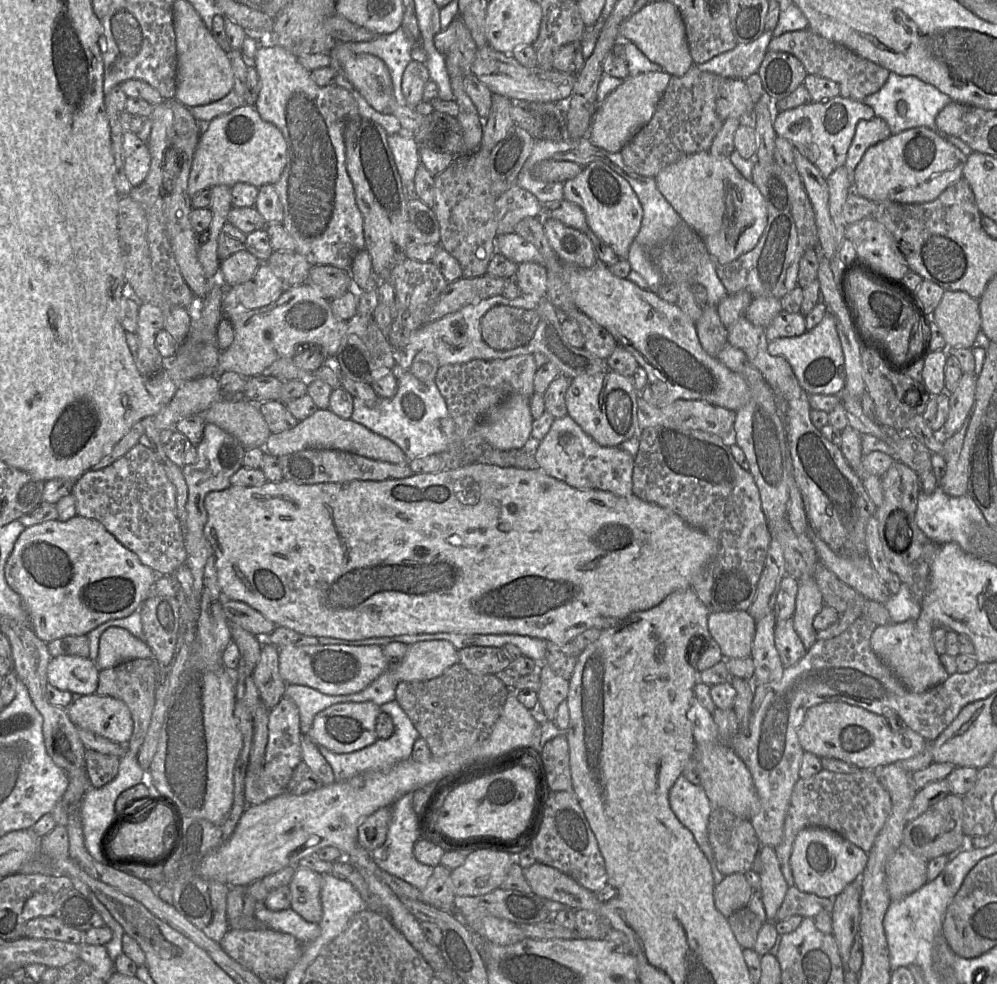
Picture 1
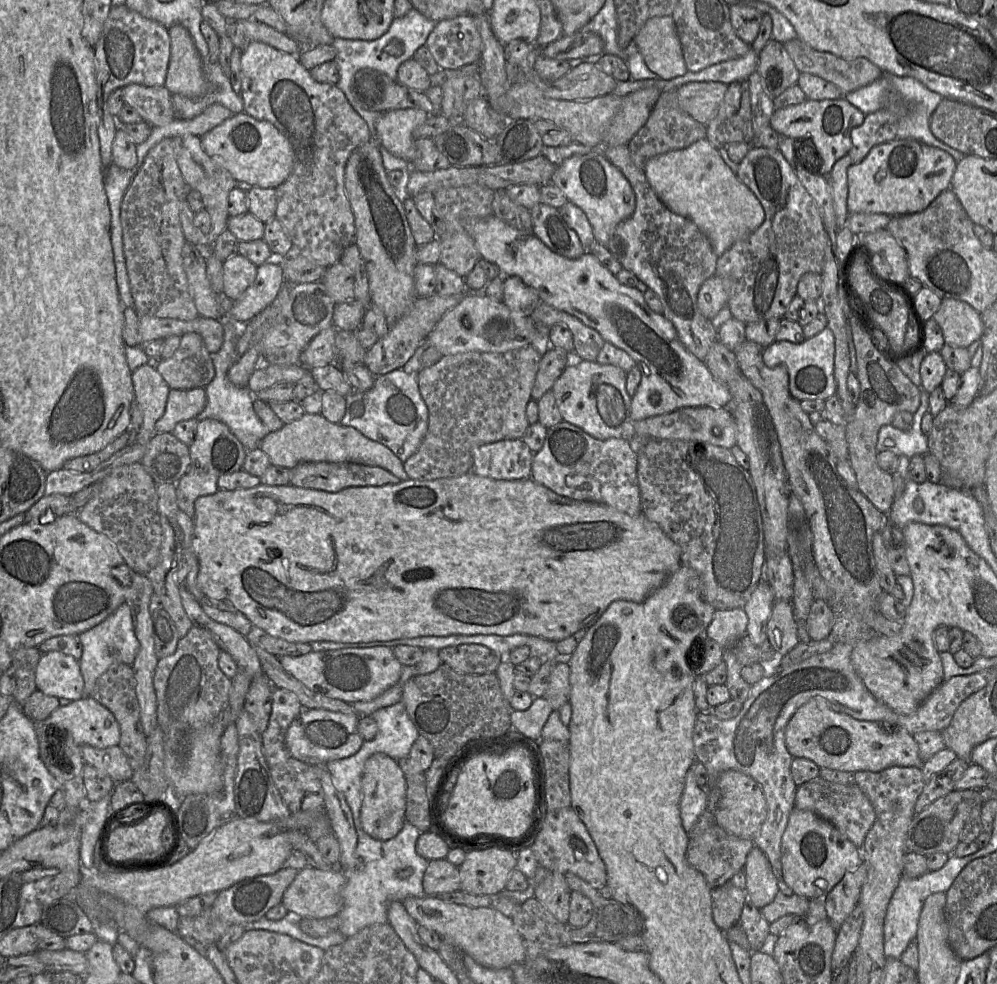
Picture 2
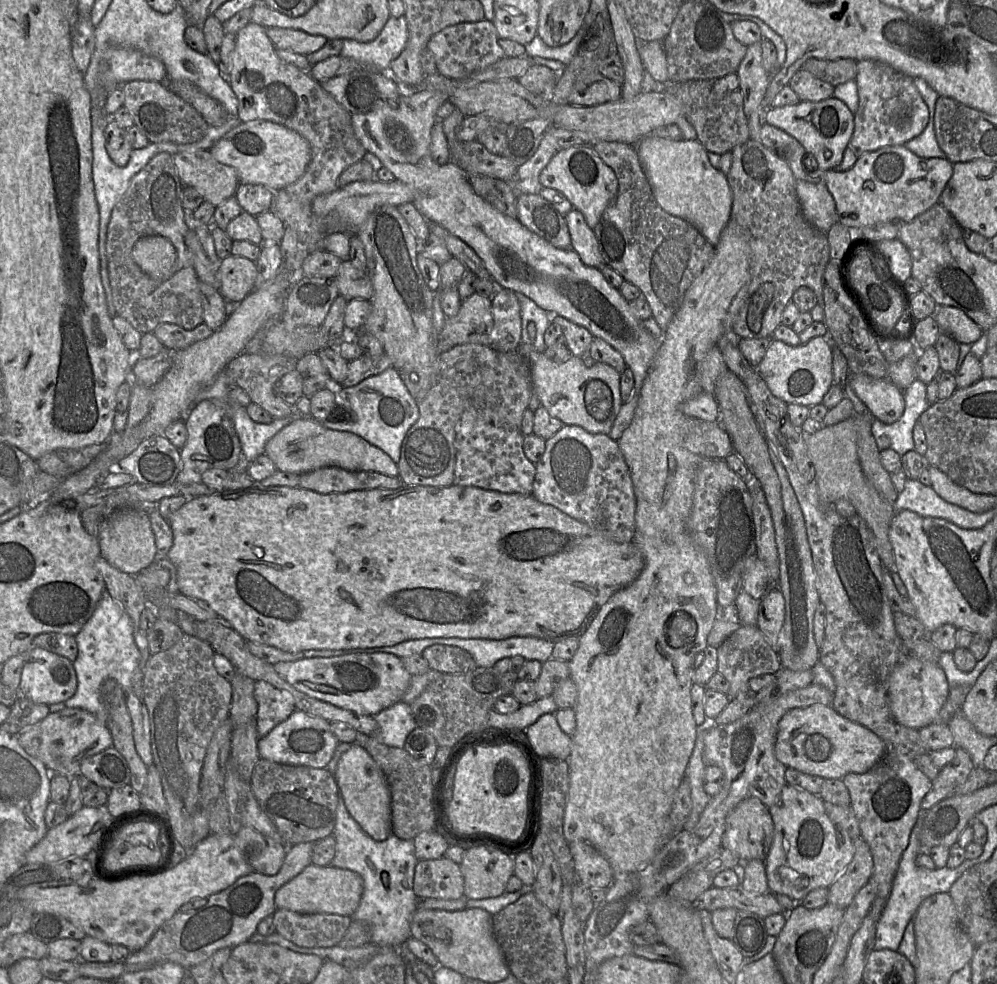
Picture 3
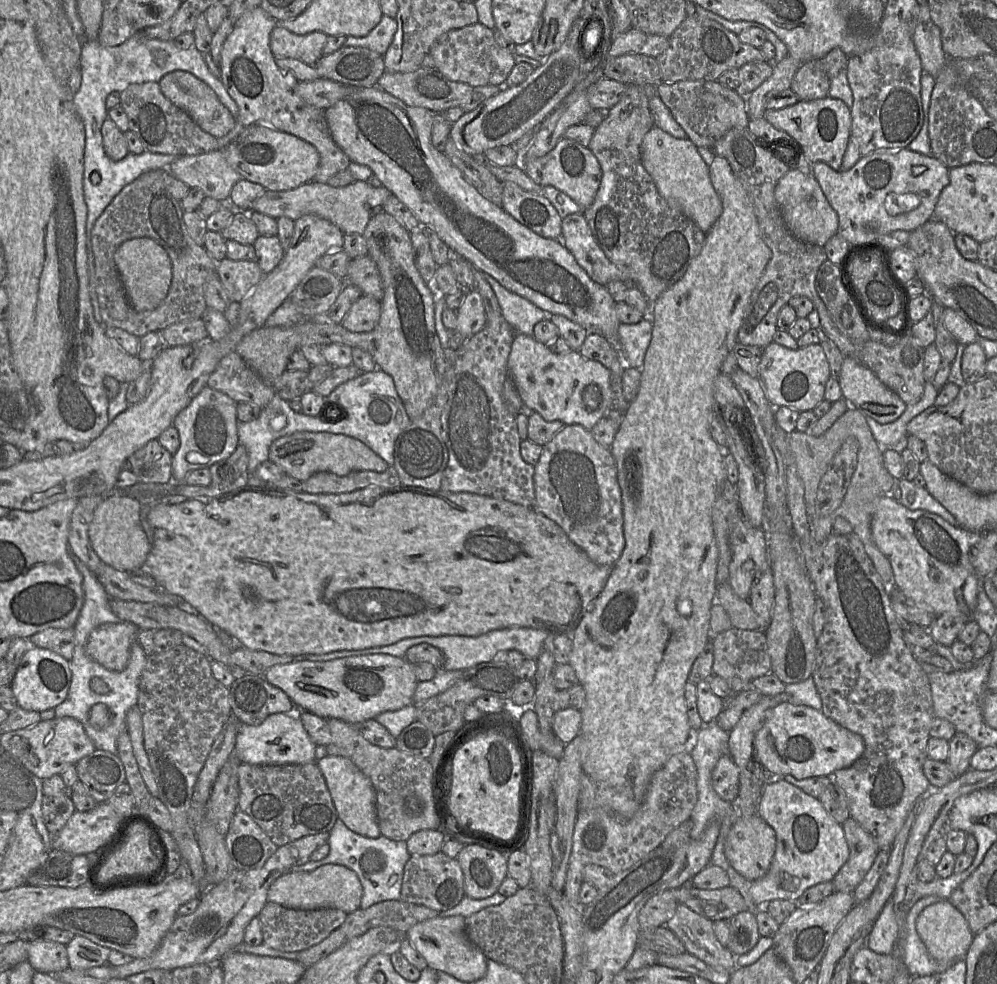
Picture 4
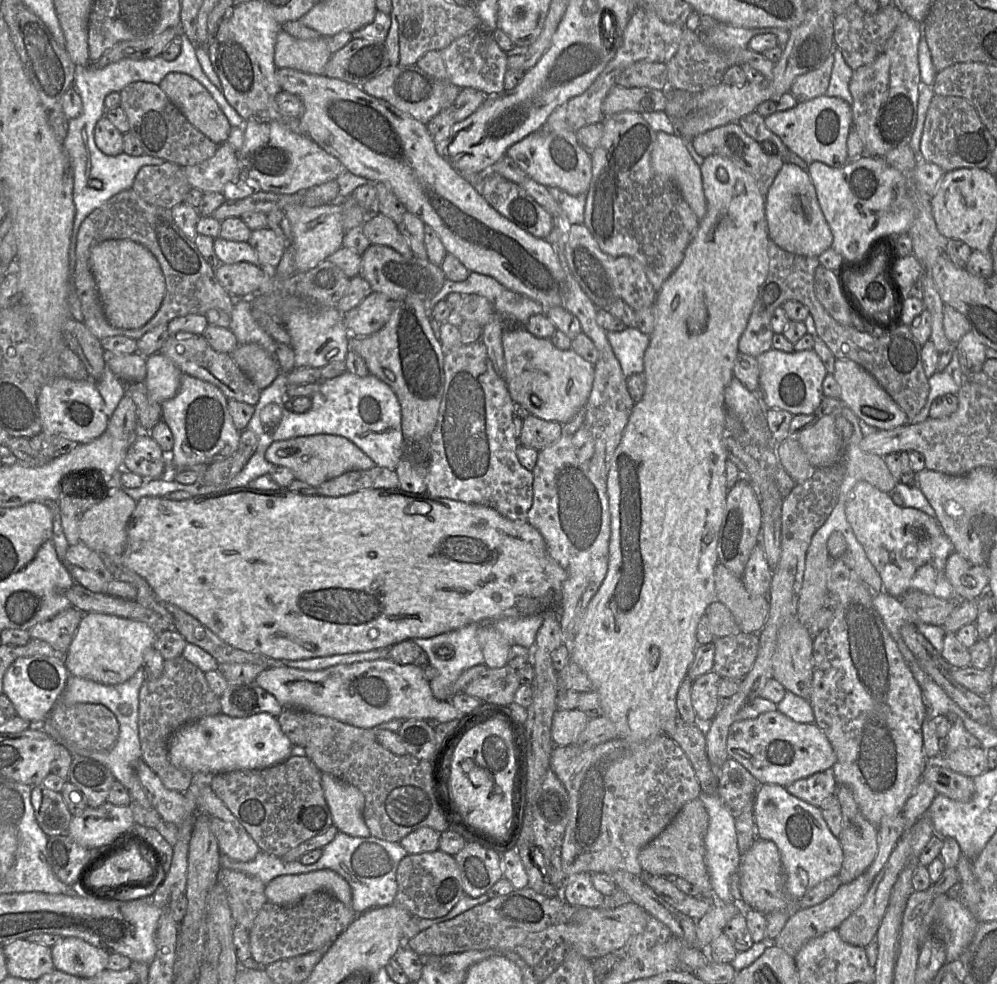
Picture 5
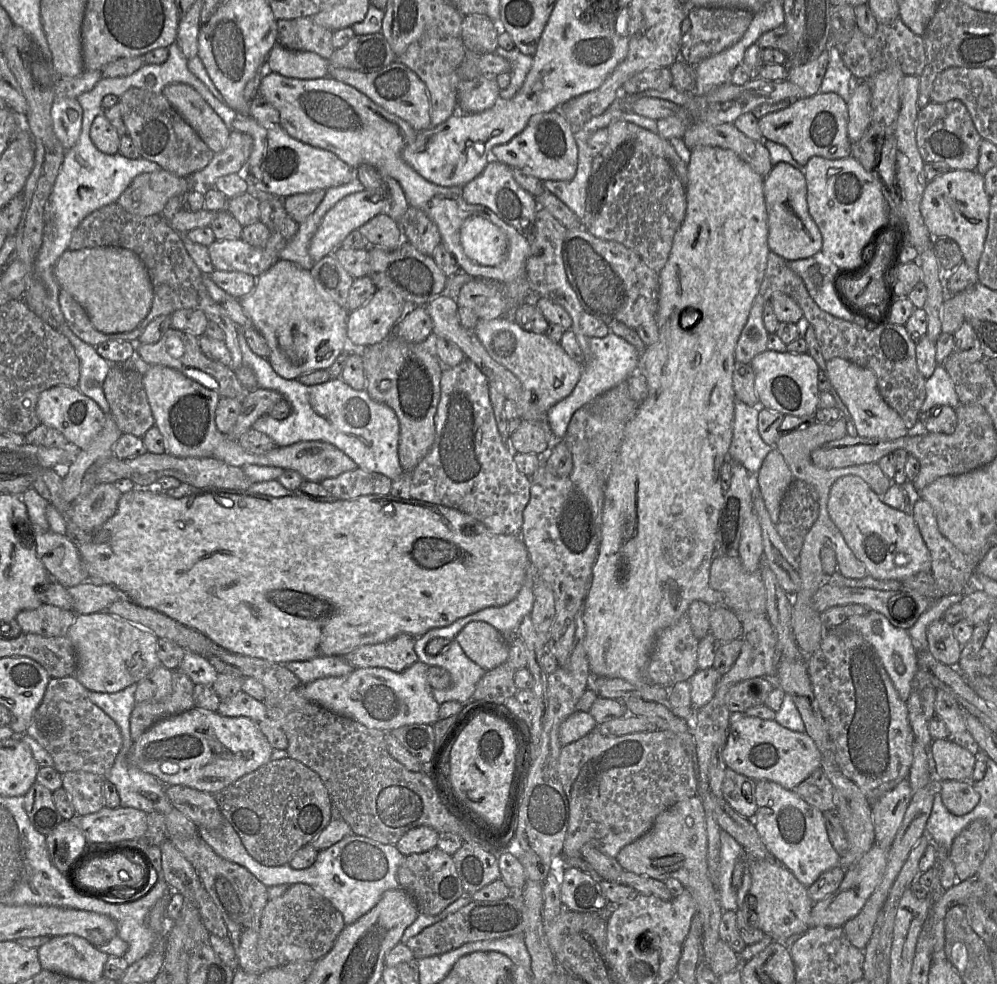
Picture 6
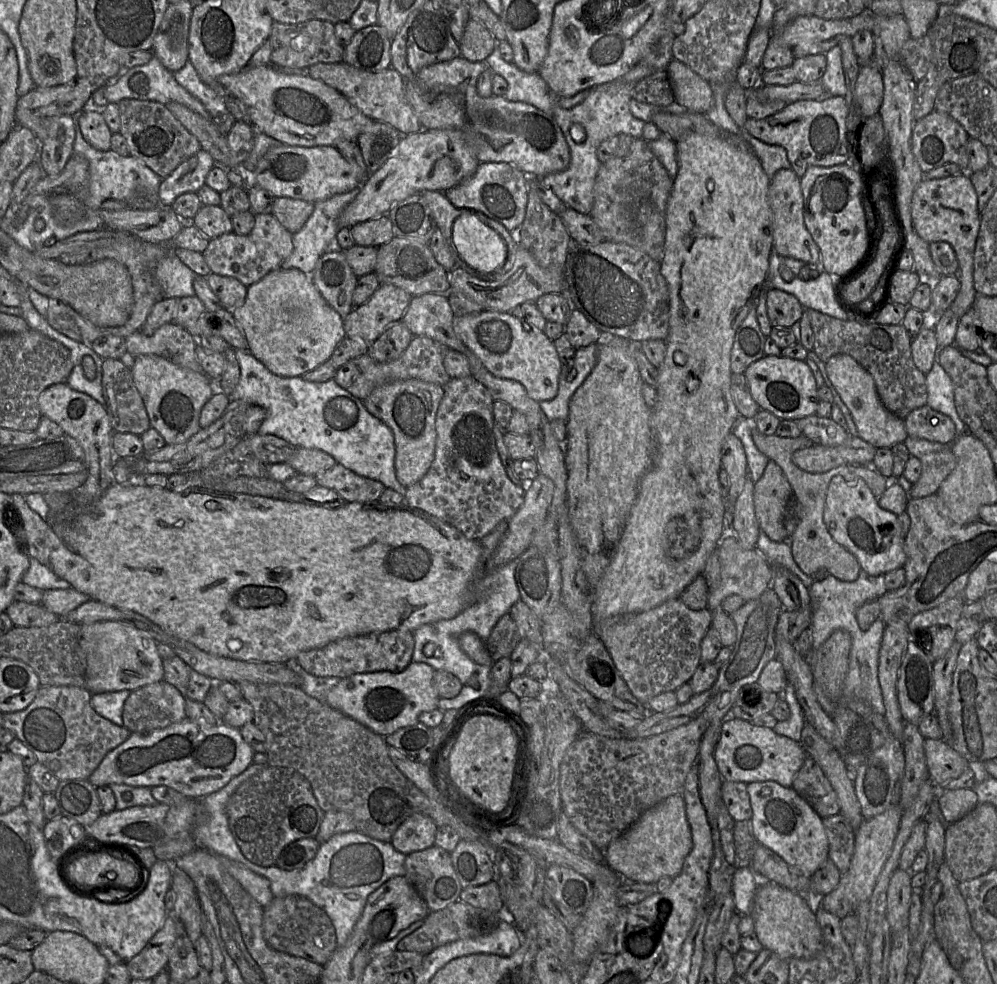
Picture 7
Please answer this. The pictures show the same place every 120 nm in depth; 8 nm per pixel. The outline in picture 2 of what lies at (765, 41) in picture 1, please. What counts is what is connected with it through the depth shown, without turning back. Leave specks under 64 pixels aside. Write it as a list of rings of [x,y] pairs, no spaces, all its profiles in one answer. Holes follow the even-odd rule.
[[[749,50],[745,55],[709,66],[699,72],[688,72],[671,80],[657,79],[656,85],[662,91],[677,90],[688,83],[720,82],[730,84],[741,83],[757,71],[759,54]]]

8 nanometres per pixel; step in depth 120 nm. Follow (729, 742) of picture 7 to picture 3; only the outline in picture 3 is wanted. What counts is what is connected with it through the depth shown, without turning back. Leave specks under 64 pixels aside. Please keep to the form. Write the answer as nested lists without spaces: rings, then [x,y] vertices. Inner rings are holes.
[[[820,703],[789,710],[779,721],[775,755],[786,767],[824,779],[842,779],[849,773],[866,773],[885,754],[885,744],[868,728]]]

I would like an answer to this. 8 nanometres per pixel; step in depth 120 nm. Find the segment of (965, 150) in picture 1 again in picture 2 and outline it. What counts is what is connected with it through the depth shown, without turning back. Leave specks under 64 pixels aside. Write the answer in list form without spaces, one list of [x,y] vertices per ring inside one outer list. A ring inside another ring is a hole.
[[[883,74],[881,78],[877,79],[870,85],[847,93],[843,95],[842,98],[847,100],[865,115],[889,107],[892,105],[893,99],[899,99],[900,102],[903,102],[909,106],[909,111],[905,116],[899,119],[896,139],[915,140],[925,145],[939,148],[950,154],[956,162],[959,162],[965,157],[963,153],[939,141],[932,134],[930,129],[930,119],[943,97],[938,93],[929,90],[920,81],[914,78]]]

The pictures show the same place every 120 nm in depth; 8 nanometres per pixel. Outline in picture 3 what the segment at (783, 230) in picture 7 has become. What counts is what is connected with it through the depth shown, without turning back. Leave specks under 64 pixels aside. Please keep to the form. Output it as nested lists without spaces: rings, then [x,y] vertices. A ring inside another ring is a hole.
[[[795,181],[795,189],[801,213],[816,229],[827,231],[838,222],[835,201],[824,182]]]

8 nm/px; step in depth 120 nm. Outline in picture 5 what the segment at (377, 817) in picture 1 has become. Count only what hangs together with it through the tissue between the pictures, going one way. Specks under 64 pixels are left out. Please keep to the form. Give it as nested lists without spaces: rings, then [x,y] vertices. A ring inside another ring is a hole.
[[[325,772],[321,774],[321,785],[332,816],[332,824],[338,831],[354,837],[371,836],[363,819],[363,793],[357,787]]]

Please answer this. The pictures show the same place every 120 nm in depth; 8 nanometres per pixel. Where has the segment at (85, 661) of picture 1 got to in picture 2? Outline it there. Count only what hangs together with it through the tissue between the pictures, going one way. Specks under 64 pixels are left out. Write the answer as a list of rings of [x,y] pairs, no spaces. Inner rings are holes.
[[[62,652],[41,655],[35,671],[36,690],[58,699],[83,697],[84,680],[79,660]]]

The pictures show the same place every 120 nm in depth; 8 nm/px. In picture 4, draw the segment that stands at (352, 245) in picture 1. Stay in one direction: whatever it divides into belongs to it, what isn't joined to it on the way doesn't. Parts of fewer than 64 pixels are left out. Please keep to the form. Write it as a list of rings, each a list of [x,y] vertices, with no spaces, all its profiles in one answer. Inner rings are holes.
[[[261,6],[246,12],[235,22],[221,51],[220,79],[238,106],[238,123],[245,127],[267,124],[313,145],[320,155],[313,181],[327,183],[335,174],[347,170],[351,161],[333,140],[324,110],[302,100],[295,93],[299,83],[296,77],[277,66],[270,47],[270,35],[276,22]]]

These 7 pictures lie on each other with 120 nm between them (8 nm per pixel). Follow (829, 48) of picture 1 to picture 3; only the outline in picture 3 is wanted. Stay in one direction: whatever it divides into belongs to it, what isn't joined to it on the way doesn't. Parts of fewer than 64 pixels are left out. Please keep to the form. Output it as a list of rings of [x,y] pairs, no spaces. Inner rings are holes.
[[[811,58],[802,65],[801,69],[835,87],[847,81],[855,80],[857,61],[848,58],[837,60]]]

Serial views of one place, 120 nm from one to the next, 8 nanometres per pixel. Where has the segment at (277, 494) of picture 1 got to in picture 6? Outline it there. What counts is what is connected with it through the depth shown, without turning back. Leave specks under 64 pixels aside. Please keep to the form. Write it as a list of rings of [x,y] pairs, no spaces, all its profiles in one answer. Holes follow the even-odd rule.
[[[134,488],[133,490],[121,495],[115,514],[109,518],[99,529],[91,533],[91,540],[78,547],[82,561],[84,562],[88,573],[89,580],[86,582],[112,585],[120,590],[123,595],[134,604],[143,608],[156,610],[178,623],[197,630],[206,635],[213,643],[224,648],[225,650],[249,657],[264,659],[273,663],[286,664],[292,661],[305,661],[321,656],[340,656],[348,654],[354,649],[364,646],[383,643],[401,634],[409,634],[415,638],[425,634],[433,628],[446,627],[456,620],[478,612],[488,607],[500,607],[512,601],[521,590],[531,568],[528,551],[519,534],[501,535],[491,532],[480,521],[463,513],[459,510],[436,505],[421,500],[408,498],[401,499],[397,497],[366,495],[351,500],[335,500],[332,502],[315,502],[298,497],[297,495],[285,497],[271,497],[251,493],[247,490],[218,490],[211,488],[192,489],[191,493],[182,498],[172,498],[164,491],[158,491],[151,488]]]

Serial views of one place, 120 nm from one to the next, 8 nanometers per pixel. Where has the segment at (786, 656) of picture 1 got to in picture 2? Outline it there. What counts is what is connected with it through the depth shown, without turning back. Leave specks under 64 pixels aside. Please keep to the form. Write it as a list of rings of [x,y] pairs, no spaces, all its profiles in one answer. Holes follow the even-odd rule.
[[[775,599],[767,624],[767,637],[771,647],[780,656],[786,655],[800,643],[798,624],[790,602]]]

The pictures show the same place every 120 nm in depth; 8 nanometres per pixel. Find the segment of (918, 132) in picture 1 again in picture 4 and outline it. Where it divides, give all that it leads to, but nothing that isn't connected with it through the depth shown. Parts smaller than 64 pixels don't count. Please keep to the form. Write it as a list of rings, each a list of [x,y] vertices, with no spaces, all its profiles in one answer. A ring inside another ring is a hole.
[[[908,147],[881,149],[861,157],[847,171],[835,171],[823,162],[812,164],[812,174],[838,216],[838,234],[847,242],[860,243],[878,239],[895,230],[913,231],[935,218],[934,210],[943,188],[949,184],[949,168],[933,156],[925,156]]]

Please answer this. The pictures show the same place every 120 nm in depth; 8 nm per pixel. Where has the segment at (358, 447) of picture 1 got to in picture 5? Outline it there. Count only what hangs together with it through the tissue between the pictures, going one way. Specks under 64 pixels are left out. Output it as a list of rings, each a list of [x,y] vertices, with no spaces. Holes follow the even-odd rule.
[[[329,434],[302,436],[273,442],[265,452],[265,459],[275,466],[290,469],[296,480],[315,488],[346,472],[375,467],[375,463],[351,441],[342,436]]]

